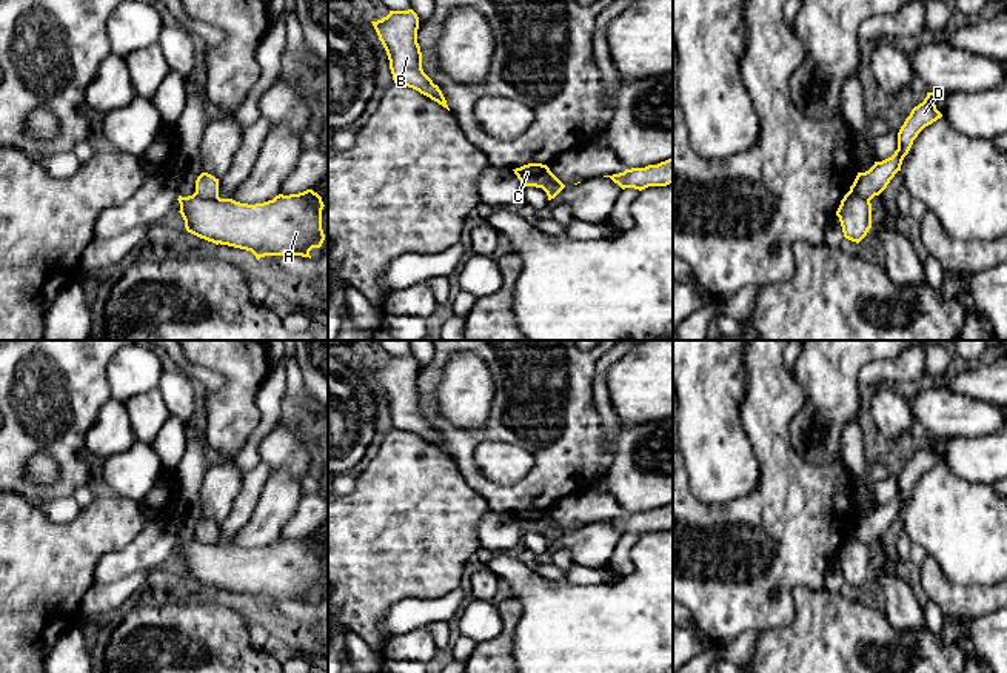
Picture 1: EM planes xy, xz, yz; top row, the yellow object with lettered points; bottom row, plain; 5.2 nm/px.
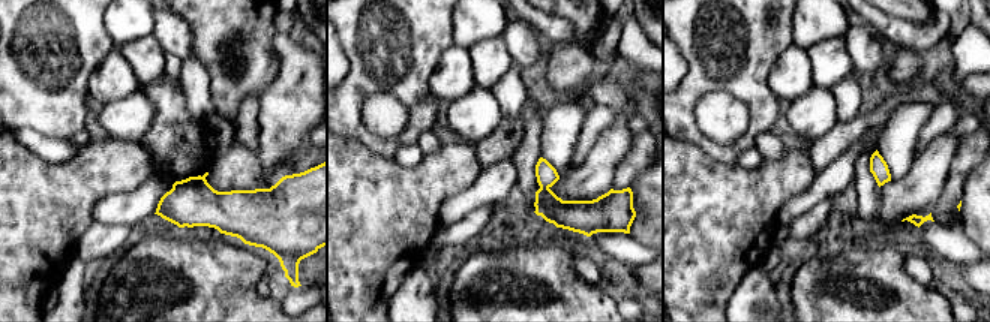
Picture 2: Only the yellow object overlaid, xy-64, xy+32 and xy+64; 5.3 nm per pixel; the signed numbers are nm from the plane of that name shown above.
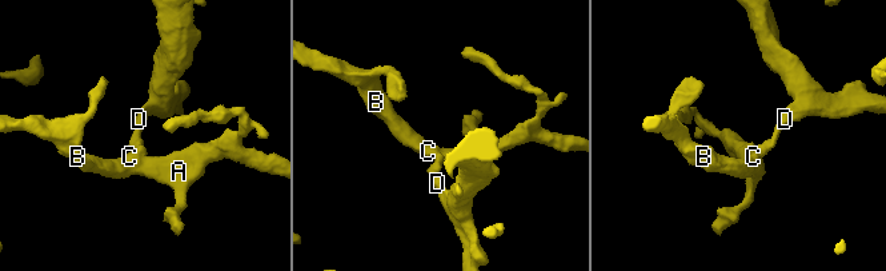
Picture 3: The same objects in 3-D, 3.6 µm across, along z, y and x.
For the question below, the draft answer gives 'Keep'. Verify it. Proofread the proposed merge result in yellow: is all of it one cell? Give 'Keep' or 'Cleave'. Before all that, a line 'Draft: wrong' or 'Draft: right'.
Draft: wrong
Cleave

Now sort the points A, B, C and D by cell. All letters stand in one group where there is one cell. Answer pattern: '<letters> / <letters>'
A B C / D

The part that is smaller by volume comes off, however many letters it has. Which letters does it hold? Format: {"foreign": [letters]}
{"foreign": ["D"]}

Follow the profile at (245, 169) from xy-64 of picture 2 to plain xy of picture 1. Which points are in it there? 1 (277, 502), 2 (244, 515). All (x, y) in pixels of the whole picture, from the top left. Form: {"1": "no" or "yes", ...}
{"1": "no", "2": "yes"}

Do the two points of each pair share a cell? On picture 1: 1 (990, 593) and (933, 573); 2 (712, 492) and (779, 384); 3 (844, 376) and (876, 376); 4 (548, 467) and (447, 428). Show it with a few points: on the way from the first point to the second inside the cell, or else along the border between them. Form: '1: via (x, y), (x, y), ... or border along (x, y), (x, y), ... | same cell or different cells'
1: via (976, 595), (953, 595), (946, 587) | same cell
2: border along (741, 401), (741, 422), (759, 470) | different cells
3: border along (889, 359), (870, 361), (859, 371), (864, 393) | different cells
4: via (530, 439), (525, 435), (475, 436) | same cell

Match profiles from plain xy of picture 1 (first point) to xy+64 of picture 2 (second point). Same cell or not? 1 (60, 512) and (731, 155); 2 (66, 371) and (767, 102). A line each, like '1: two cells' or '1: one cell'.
1: two cells
2: one cell

